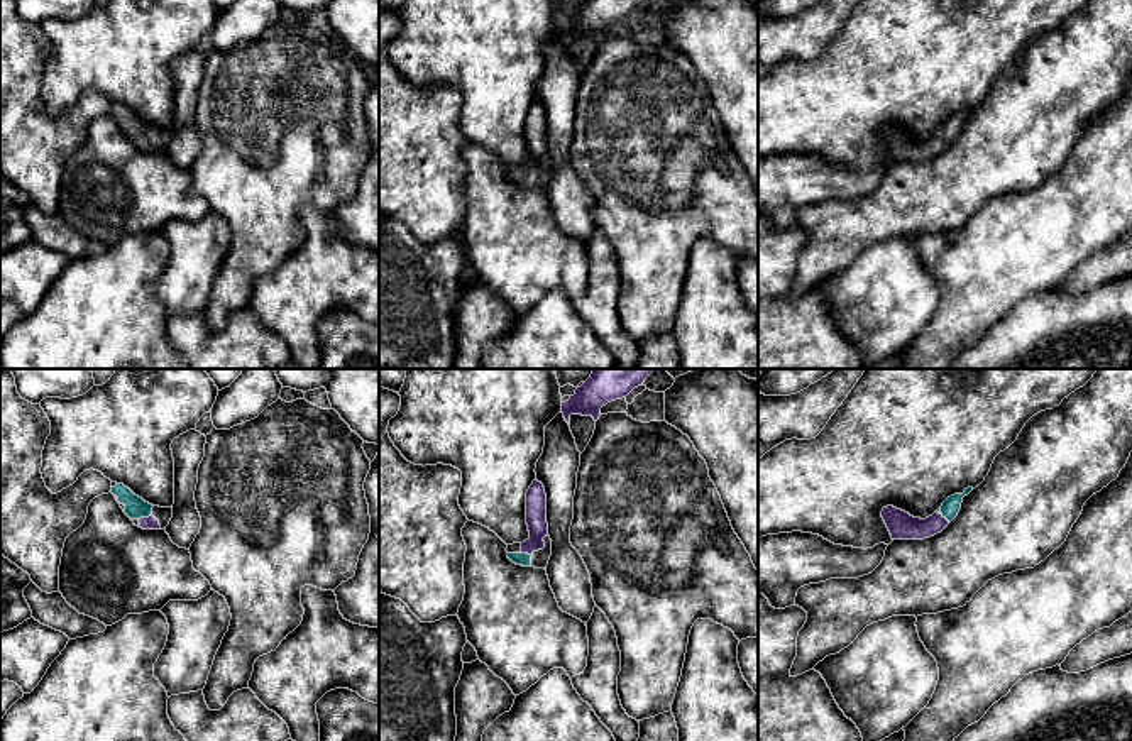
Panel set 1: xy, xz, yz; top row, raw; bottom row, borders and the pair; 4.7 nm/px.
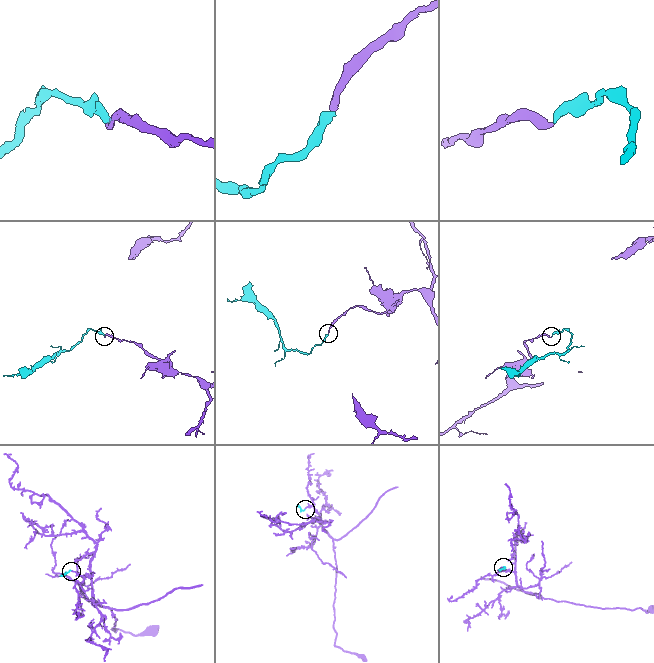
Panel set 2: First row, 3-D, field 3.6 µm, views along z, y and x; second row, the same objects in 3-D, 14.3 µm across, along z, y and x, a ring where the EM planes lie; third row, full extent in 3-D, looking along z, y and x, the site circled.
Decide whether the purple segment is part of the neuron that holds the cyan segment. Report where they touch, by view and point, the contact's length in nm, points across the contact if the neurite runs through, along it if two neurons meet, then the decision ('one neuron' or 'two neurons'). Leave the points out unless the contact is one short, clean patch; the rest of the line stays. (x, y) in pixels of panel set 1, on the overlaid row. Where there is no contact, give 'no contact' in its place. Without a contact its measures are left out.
xy (144, 516) | 70 nm | across xy (136, 508), (144, 516), (146, 523) | one neuron

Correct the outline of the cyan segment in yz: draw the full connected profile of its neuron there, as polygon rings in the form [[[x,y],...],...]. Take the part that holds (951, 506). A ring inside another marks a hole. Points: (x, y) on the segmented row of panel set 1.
[[[973,487],[964,489],[963,494],[948,497],[939,513],[920,519],[909,513],[887,506],[882,511],[882,518],[892,535],[892,540],[924,540],[941,533],[959,513],[963,497],[968,496]]]

